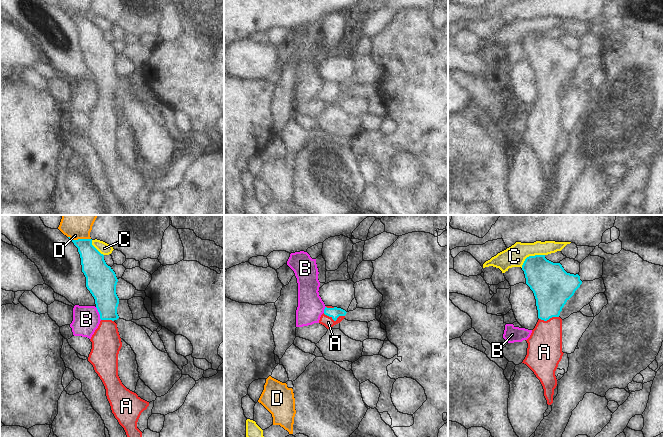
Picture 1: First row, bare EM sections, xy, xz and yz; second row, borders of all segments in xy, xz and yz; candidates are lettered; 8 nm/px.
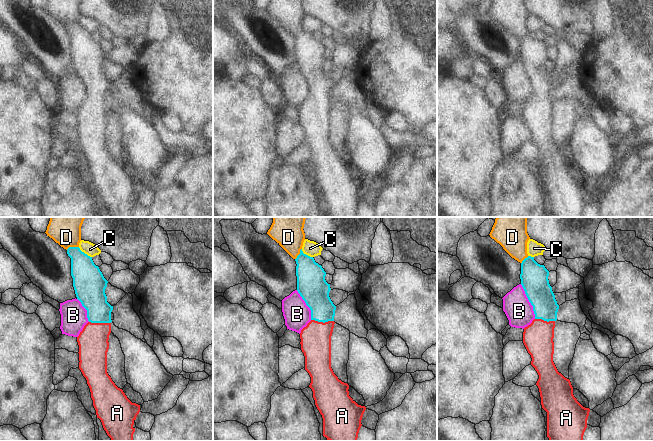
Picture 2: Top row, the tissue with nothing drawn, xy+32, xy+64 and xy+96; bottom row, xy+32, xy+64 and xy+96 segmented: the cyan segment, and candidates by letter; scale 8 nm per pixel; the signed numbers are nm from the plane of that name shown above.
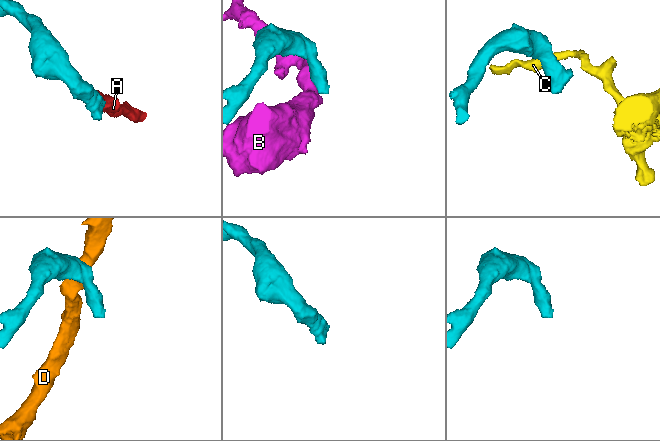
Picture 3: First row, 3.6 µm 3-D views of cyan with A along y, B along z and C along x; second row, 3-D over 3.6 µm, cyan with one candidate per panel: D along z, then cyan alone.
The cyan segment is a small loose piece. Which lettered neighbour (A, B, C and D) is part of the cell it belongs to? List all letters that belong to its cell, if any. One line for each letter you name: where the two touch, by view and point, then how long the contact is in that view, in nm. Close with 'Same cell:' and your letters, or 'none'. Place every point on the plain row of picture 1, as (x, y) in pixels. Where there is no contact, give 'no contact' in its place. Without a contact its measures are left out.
A: xz (334, 96) | 180 nm
Same cell: A

